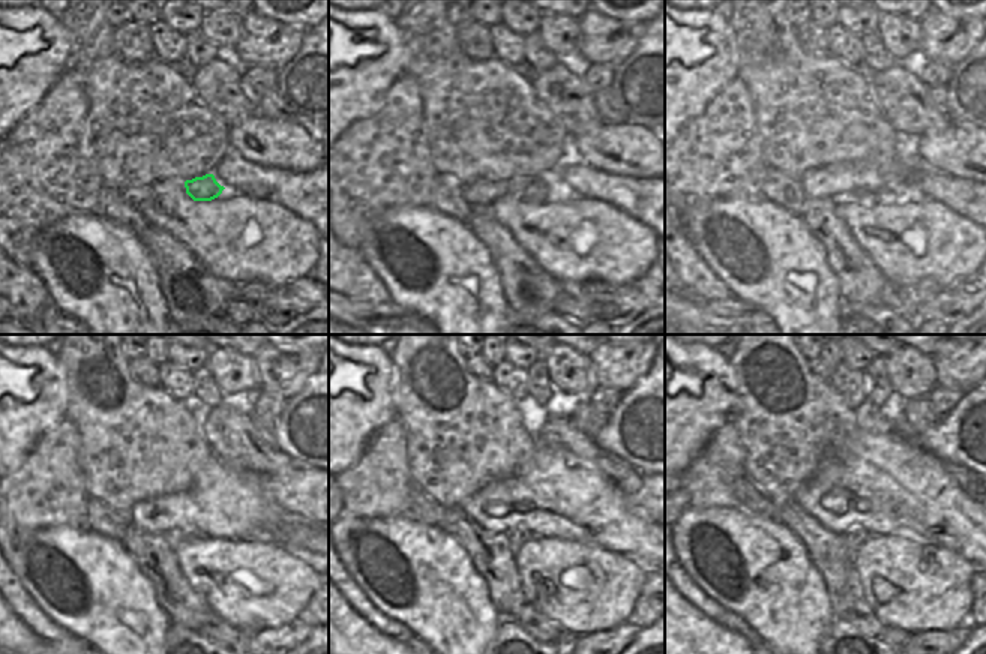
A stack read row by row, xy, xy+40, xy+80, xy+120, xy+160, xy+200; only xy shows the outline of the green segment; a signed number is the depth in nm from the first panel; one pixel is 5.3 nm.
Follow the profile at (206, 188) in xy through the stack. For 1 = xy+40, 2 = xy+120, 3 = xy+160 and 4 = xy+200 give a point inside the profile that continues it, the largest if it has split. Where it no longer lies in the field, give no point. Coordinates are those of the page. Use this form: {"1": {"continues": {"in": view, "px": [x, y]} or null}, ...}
{"1": {"continues": {"in": "xy+40", "px": [539, 189]}}, "2": {"continues": {"in": "xy+120", "px": [197, 536]}}, "3": {"continues": {"in": "xy+160", "px": [518, 537]}}, "4": {"continues": {"in": "xy+200", "px": [853, 539]}}}

